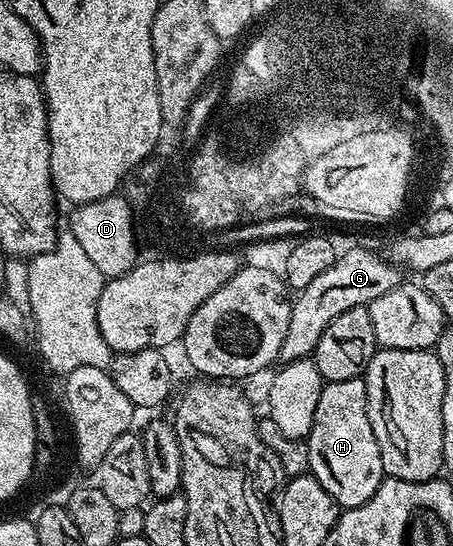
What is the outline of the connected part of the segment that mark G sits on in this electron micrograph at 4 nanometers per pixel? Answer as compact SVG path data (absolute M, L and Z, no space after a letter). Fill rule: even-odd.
M357 247L340 256L331 269L323 269L307 289L296 292L289 308L289 324L287 337L281 346L279 356L282 364L294 363L300 359L310 358L313 350L319 345L319 337L323 337L323 329L339 317L339 313L347 313L347 309L364 307L375 297L383 297L391 289L395 289L403 282L402 272L396 263L388 258L376 255L373 251L364 251ZM401 274L401 275L400 275Z

